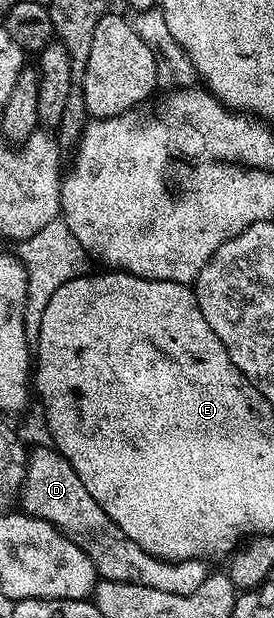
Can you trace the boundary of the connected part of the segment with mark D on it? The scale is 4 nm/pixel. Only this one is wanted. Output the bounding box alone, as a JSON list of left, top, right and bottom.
[20,445,208,596]

